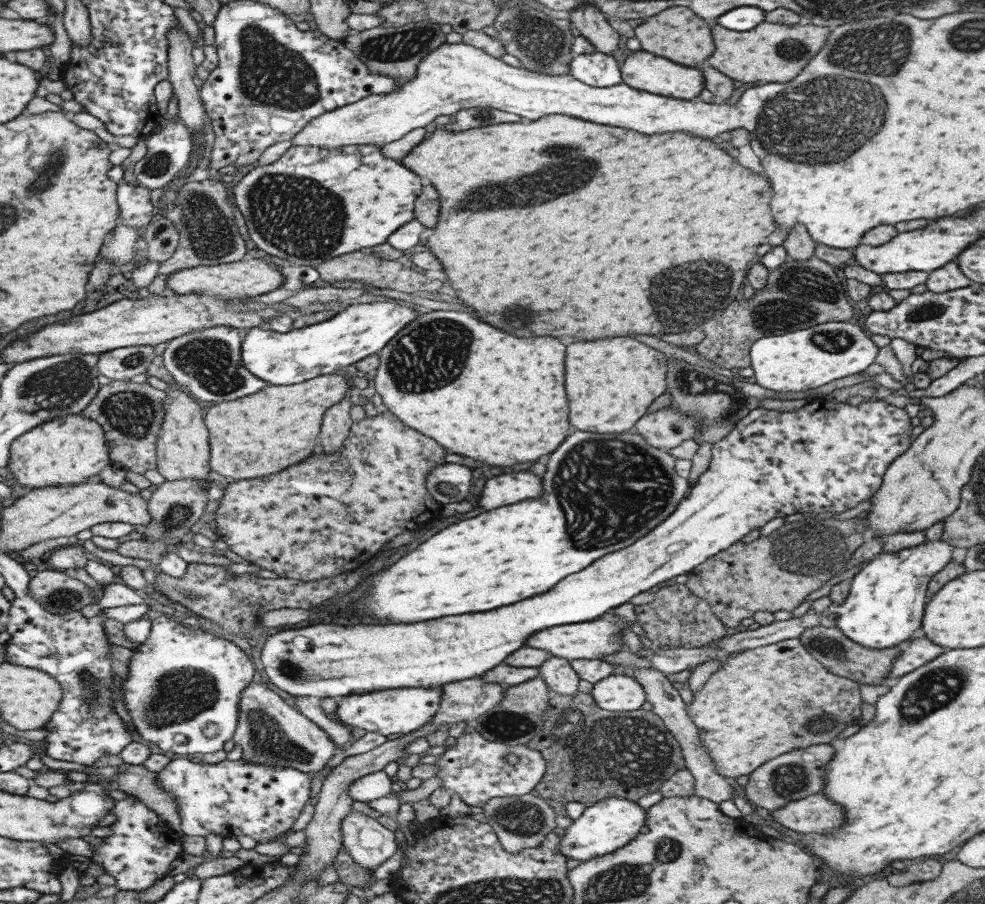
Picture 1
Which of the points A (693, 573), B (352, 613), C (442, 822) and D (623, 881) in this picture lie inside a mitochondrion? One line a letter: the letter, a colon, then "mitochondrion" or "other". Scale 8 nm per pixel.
A: other
B: other
C: other
D: mitochondrion

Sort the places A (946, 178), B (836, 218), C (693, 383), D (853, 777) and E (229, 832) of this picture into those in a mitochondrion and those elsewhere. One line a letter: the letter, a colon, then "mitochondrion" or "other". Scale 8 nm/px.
A: other
B: other
C: mitochondrion
D: other
E: other

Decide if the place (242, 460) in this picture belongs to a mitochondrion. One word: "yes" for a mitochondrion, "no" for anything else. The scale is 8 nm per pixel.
no

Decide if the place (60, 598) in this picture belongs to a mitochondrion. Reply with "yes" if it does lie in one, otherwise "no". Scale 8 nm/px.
yes

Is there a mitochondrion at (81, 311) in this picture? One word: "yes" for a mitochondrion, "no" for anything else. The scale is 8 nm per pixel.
no

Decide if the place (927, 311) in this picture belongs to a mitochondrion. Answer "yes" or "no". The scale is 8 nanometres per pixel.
yes

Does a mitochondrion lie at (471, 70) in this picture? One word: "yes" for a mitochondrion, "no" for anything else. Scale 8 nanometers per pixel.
no

